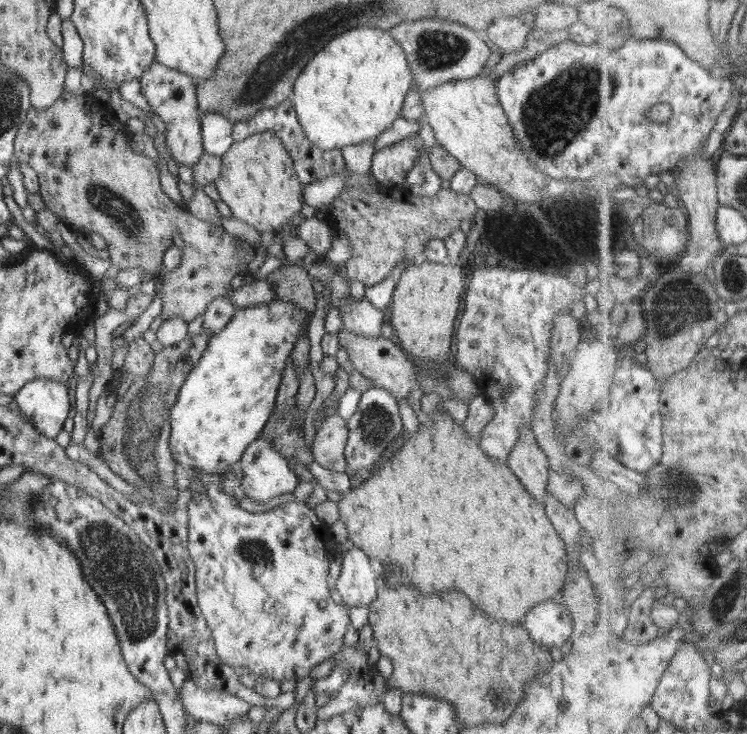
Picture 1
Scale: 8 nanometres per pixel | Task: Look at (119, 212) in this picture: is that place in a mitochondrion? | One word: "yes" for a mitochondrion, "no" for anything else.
yes

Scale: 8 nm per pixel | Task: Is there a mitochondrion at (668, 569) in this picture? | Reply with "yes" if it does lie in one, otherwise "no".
no

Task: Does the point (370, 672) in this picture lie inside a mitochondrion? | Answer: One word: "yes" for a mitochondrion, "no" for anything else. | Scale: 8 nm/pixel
no

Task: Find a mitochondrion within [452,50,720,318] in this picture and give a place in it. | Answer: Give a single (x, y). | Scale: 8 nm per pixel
(556, 113)

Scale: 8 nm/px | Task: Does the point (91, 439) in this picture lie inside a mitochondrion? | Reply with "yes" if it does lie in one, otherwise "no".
no

